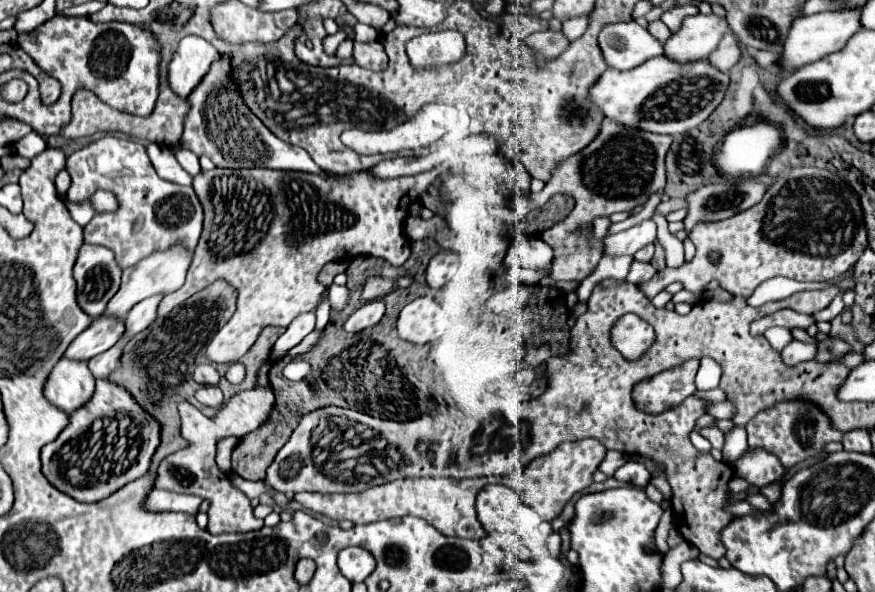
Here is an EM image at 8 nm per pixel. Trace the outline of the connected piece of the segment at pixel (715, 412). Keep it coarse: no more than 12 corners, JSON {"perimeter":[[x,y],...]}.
{"perimeter":[[726,400],[708,404],[707,413],[717,419],[731,419],[735,413]]}

